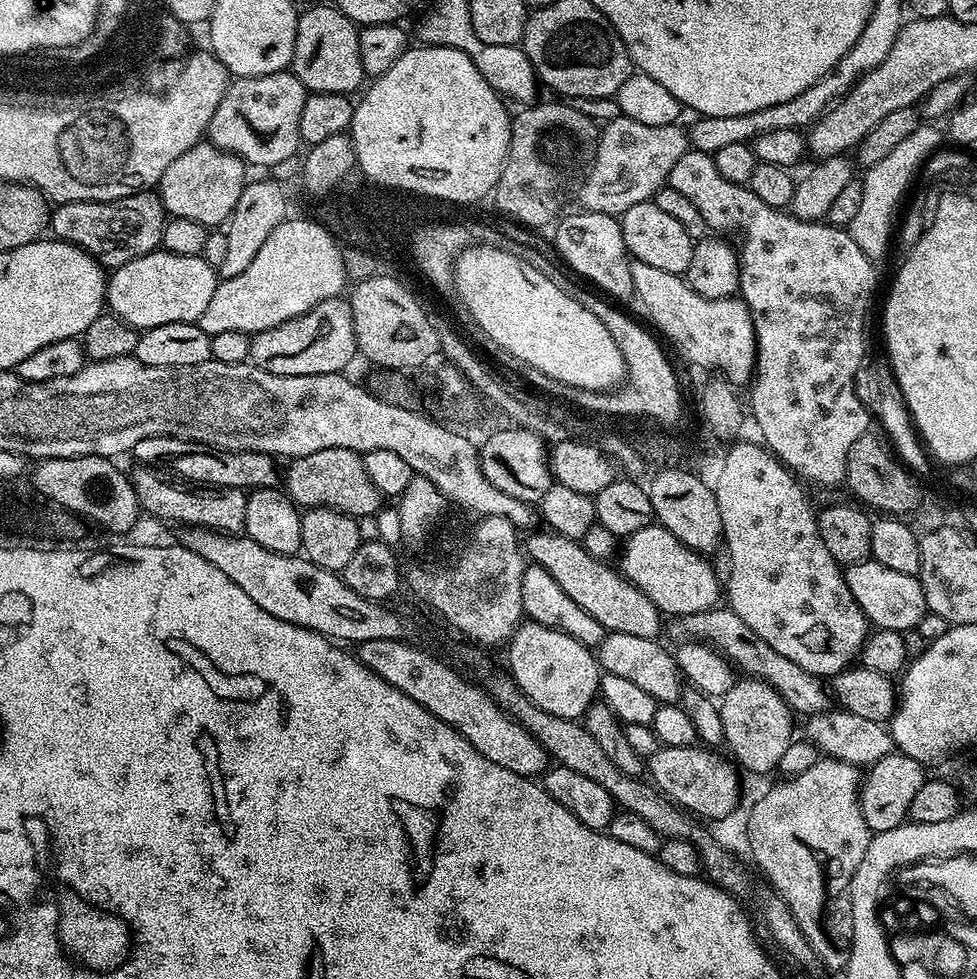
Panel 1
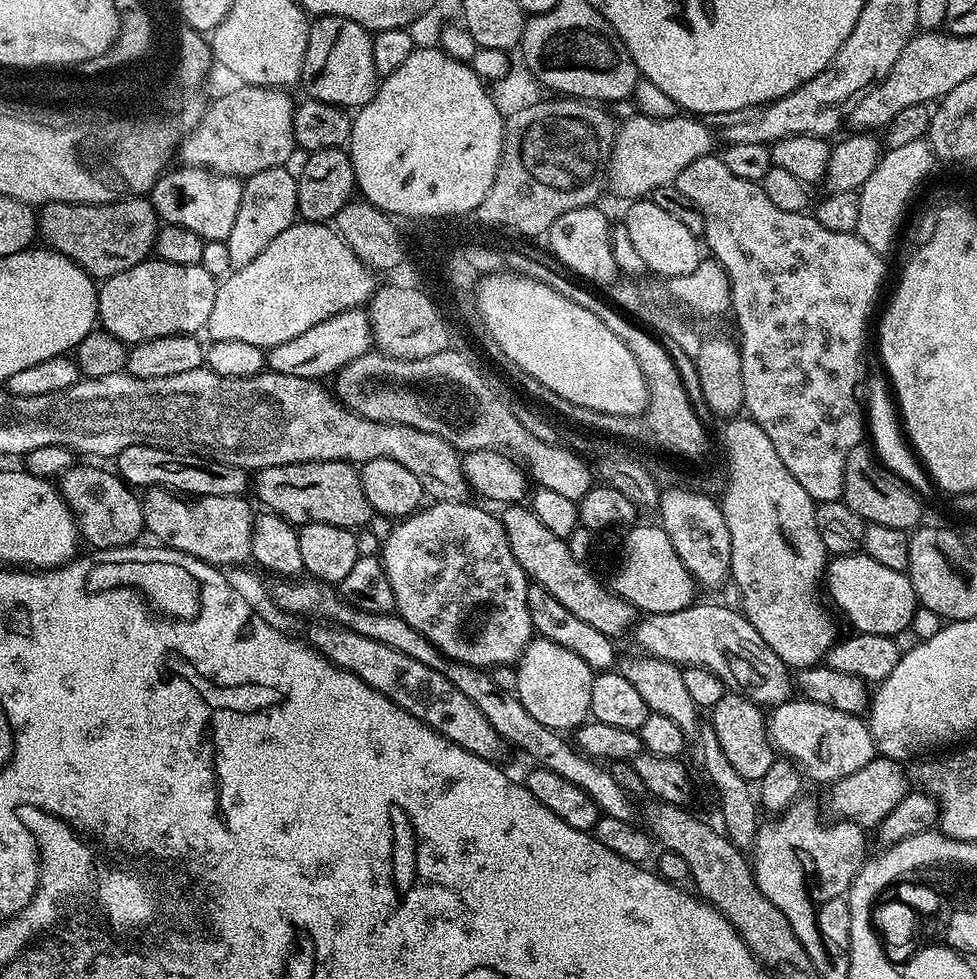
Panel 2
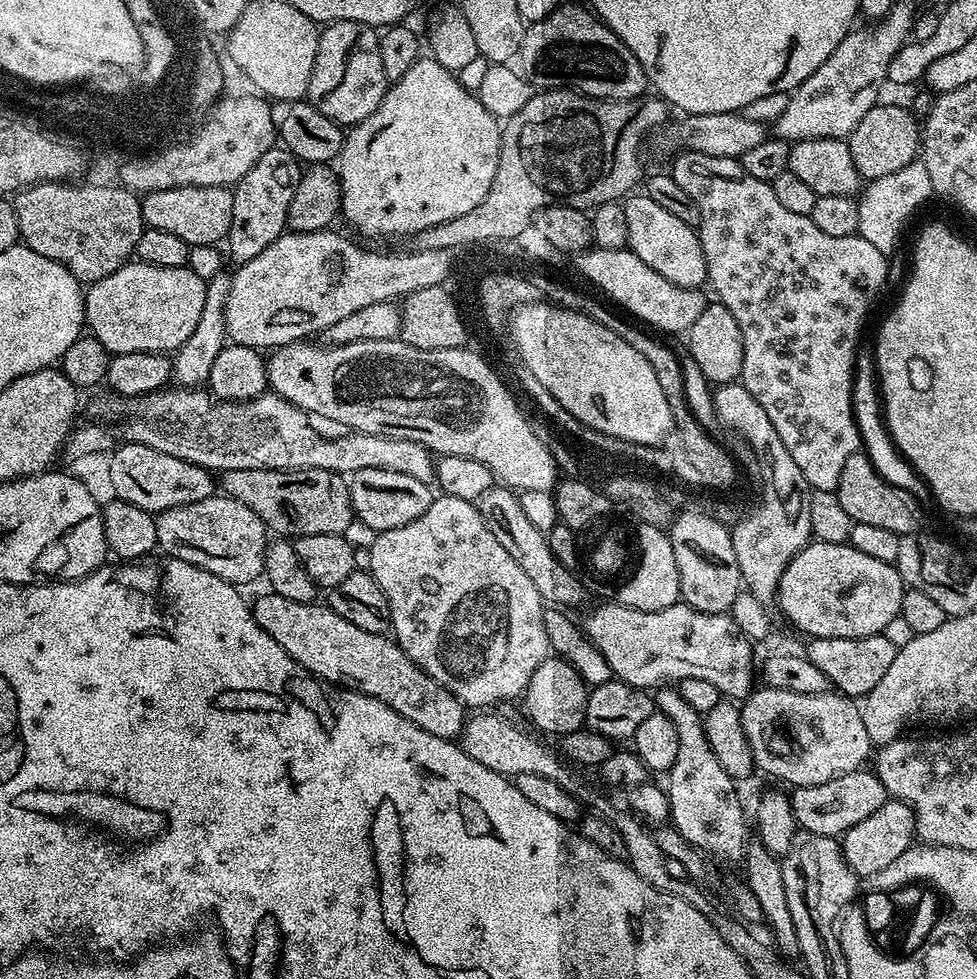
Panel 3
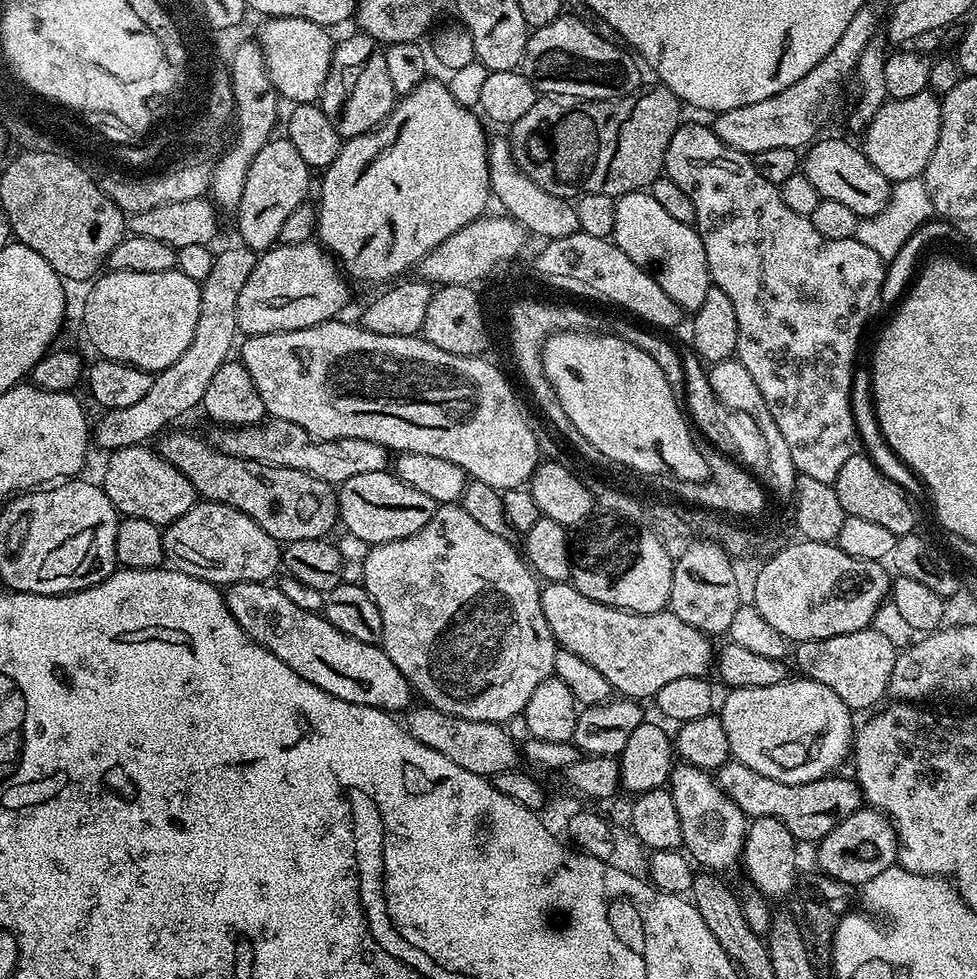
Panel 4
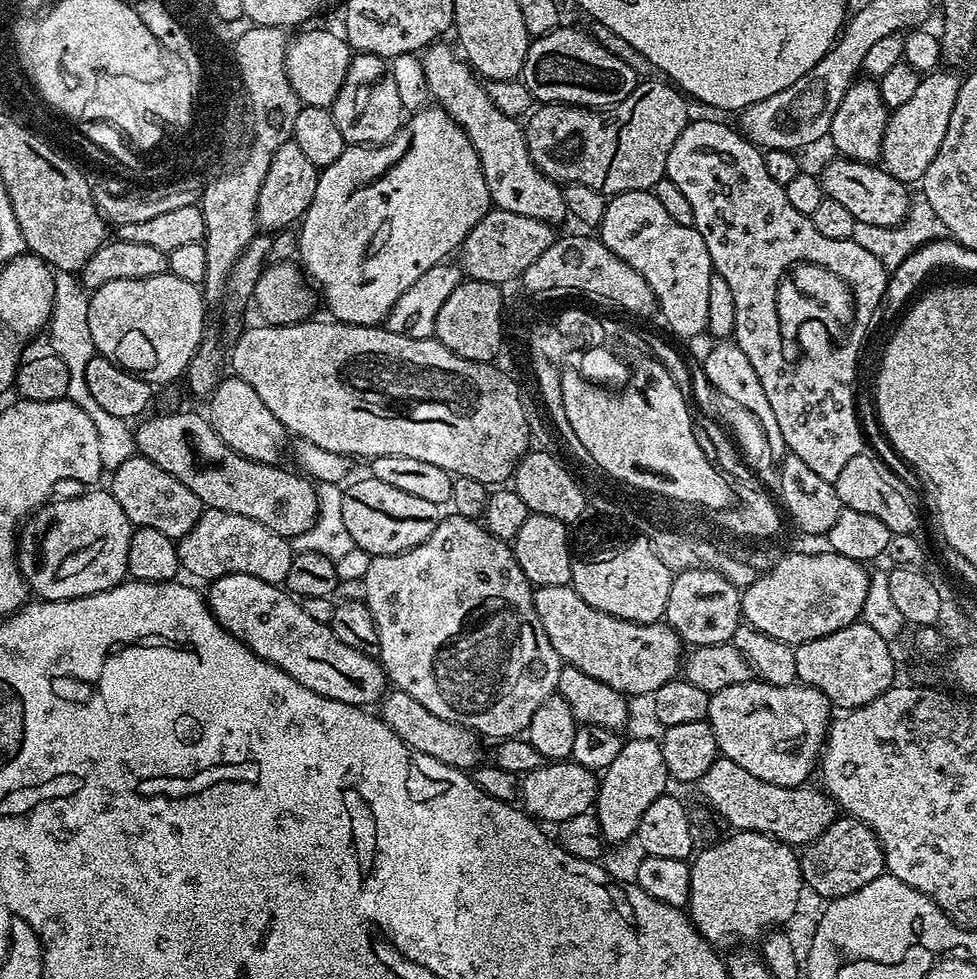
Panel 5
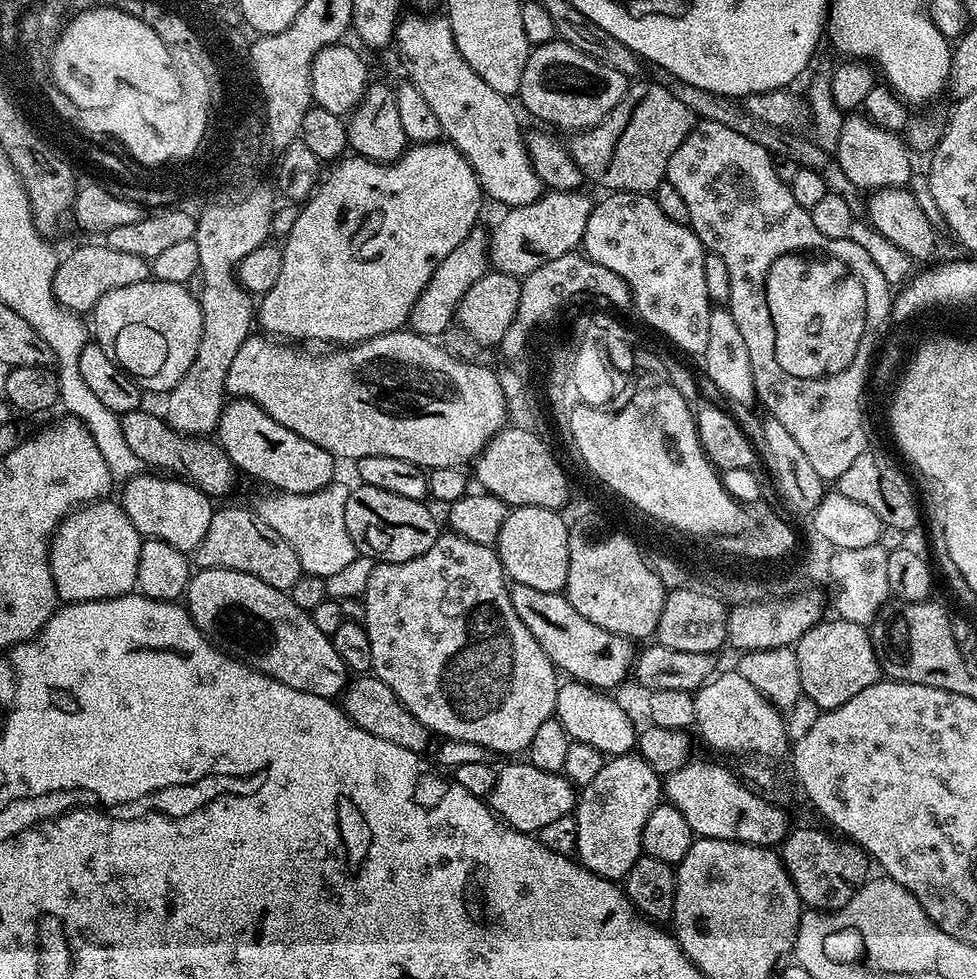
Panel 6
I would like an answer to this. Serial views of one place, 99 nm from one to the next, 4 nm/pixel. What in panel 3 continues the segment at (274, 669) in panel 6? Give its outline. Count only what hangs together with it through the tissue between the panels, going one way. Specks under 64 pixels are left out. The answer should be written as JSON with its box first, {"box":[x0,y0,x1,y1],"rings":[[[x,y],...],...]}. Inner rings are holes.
{"box":[252,594,466,740],"rings":[[[275,594],[267,595],[258,597],[256,604],[254,600],[252,616],[286,654],[293,656],[312,675],[337,686],[347,682],[357,692],[386,702],[386,706],[398,710],[402,718],[443,740],[452,740],[463,732],[466,705],[454,698],[446,686],[434,682],[430,674],[423,672],[395,639],[362,630],[354,626],[354,622],[346,622],[346,618],[338,618],[338,614],[326,610],[323,603],[303,604]]]}

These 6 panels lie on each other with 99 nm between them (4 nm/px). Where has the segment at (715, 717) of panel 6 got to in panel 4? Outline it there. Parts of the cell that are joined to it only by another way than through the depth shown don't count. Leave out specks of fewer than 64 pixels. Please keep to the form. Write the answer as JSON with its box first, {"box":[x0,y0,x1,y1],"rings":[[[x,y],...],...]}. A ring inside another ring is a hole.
{"box":[718,677,855,784],"rings":[[[807,677],[787,679],[768,687],[733,688],[727,693],[724,705],[719,705],[718,715],[728,738],[728,751],[735,759],[752,770],[787,784],[805,784],[820,780],[837,771],[838,767],[851,755],[854,746],[855,725],[852,724],[853,711],[842,698],[828,686],[814,682]]]}

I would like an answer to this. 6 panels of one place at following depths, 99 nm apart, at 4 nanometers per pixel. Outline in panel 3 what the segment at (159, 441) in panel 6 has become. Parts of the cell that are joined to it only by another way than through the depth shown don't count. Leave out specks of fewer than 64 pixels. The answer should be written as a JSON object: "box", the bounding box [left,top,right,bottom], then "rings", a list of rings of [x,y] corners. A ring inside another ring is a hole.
{"box":[218,468,354,538],"rings":[[[317,468],[230,470],[219,477],[218,484],[224,487],[221,488],[223,495],[250,506],[250,510],[262,518],[265,528],[284,538],[343,534],[354,519],[349,481],[339,472]]]}

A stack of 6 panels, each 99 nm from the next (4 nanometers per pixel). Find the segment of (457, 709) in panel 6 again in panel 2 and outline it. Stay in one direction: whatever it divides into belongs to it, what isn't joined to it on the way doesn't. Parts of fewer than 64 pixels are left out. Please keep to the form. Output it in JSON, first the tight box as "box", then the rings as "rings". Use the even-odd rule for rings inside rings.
{"box":[382,499,534,670],"rings":[[[467,499],[436,500],[432,502],[429,508],[427,506],[421,507],[412,515],[403,517],[397,523],[400,525],[384,540],[382,553],[384,569],[390,578],[390,586],[394,590],[396,612],[403,620],[410,622],[410,626],[414,626],[414,630],[418,630],[418,634],[426,637],[442,655],[447,656],[449,660],[457,660],[463,664],[485,670],[492,670],[495,664],[509,664],[509,666],[512,666],[519,661],[520,656],[524,653],[525,646],[534,639],[532,623],[530,622],[530,606],[526,606],[526,594],[528,593],[530,578],[522,570],[522,566],[518,566],[518,558],[514,558],[514,554],[510,550],[510,542],[506,538],[506,530],[502,526],[499,515],[493,514],[491,516],[486,509],[468,503]]]}

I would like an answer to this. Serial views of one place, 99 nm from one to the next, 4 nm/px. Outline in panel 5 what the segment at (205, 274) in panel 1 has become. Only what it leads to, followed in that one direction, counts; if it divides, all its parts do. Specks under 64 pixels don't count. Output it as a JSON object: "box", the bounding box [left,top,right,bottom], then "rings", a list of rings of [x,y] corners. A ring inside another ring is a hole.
{"box":[88,274,204,384],"rings":[[[171,274],[142,278],[141,280],[115,280],[106,282],[91,293],[88,301],[90,338],[94,338],[97,353],[114,362],[127,372],[141,376],[147,384],[168,384],[185,375],[188,364],[200,349],[204,336],[204,293],[190,282]]]}

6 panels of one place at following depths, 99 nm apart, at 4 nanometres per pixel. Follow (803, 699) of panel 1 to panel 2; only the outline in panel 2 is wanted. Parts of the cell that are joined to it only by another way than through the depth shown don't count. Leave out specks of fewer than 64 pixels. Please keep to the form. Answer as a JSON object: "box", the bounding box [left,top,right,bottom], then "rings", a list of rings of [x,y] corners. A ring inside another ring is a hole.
{"box":[634,602,794,706],"rings":[[[694,602],[690,607],[670,614],[645,615],[634,628],[636,644],[640,647],[639,651],[656,656],[658,659],[669,660],[670,663],[679,666],[710,670],[723,682],[725,689],[735,690],[747,700],[752,700],[761,706],[775,706],[792,700],[794,676],[789,665],[784,664],[782,658],[778,658],[778,654],[774,654],[774,650],[770,650],[770,646],[766,646],[766,642],[762,642],[762,634],[758,634],[758,630],[754,630],[754,626],[748,621],[743,611],[725,608],[720,602],[716,602],[716,604],[700,603]]]}

